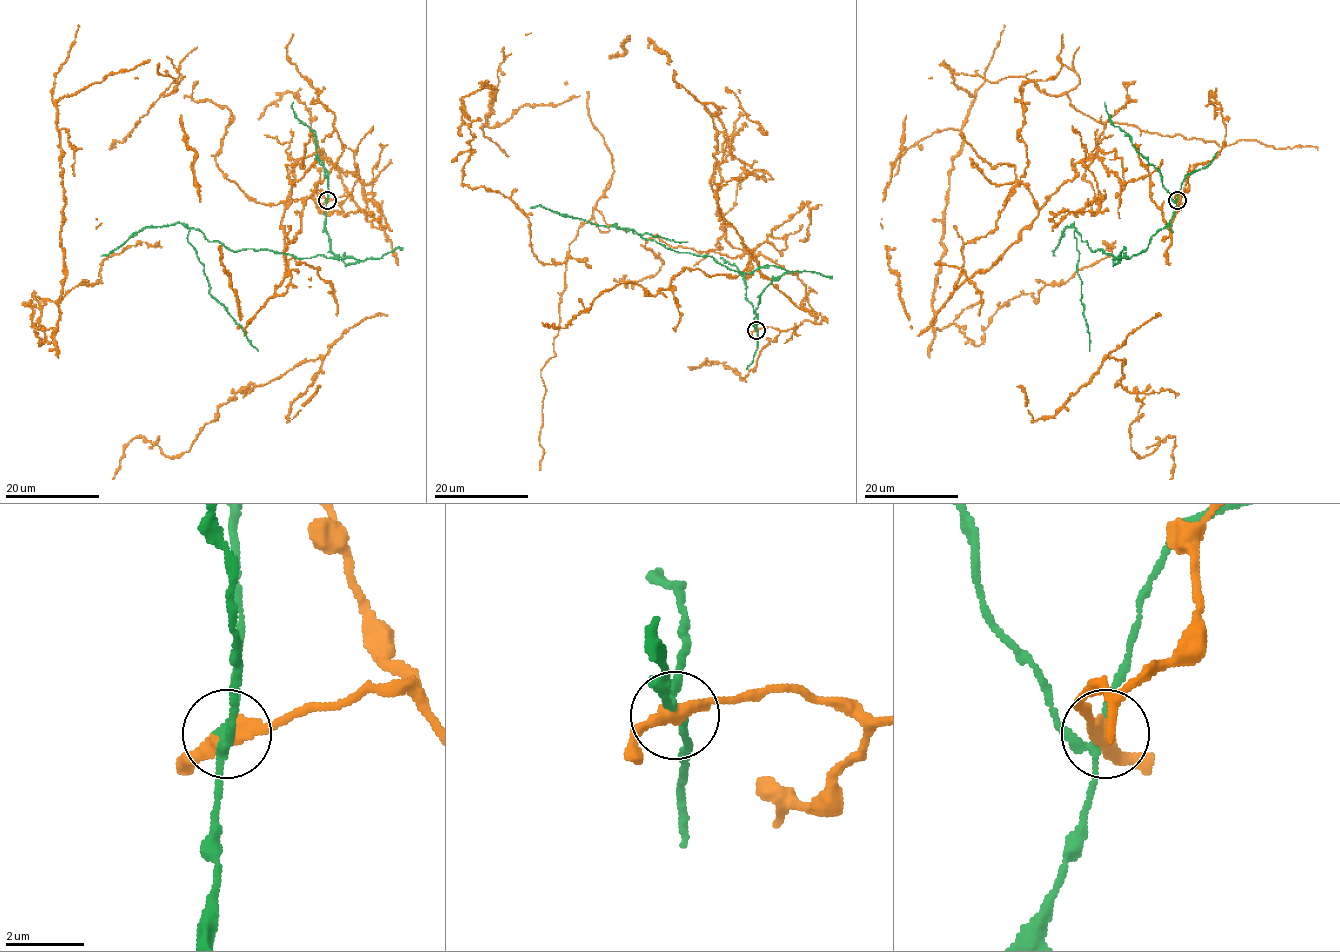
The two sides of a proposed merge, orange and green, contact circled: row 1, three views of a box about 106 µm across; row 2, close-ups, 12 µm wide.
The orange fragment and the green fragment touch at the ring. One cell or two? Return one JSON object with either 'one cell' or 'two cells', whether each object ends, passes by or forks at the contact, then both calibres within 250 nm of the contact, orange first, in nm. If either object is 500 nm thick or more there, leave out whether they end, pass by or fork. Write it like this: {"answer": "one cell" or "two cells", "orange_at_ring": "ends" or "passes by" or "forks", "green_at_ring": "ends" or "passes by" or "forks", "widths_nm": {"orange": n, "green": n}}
{"answer": "two cells", "orange_at_ring": "passes by", "green_at_ring": "forks", "widths_nm": {"orange": 380, "green": 200}}

